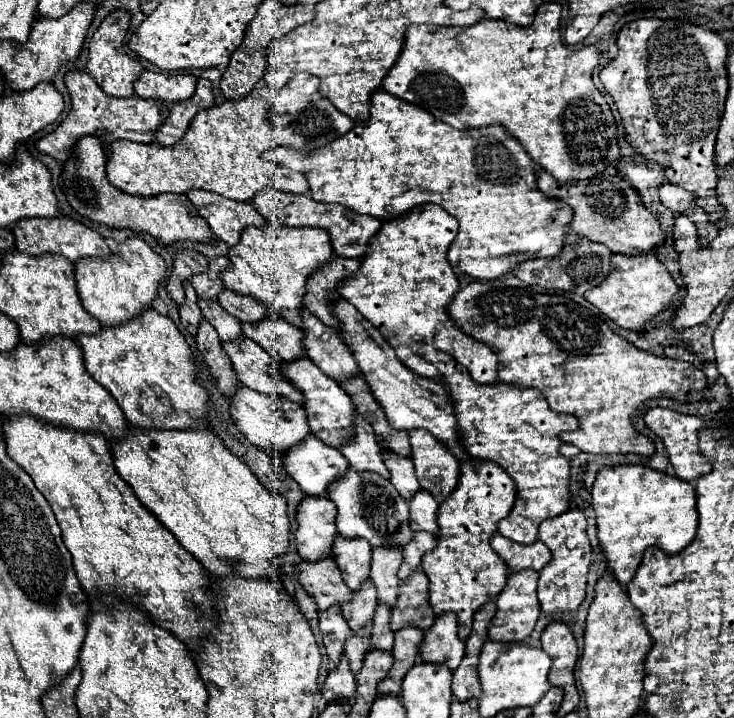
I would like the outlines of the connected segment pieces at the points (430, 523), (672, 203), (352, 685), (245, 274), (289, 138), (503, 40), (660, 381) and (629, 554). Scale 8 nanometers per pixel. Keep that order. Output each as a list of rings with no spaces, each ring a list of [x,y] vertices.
[[[418,491],[410,501],[410,527],[414,531],[428,531],[438,535],[438,503],[428,491]]]
[[[664,183],[660,185],[660,201],[672,209],[672,211],[678,211],[678,213],[688,213],[690,209],[696,207],[696,199],[690,191],[678,187],[678,185],[672,185],[672,183]]]
[[[342,655],[338,669],[328,673],[322,685],[322,695],[326,701],[334,701],[334,699],[352,699],[354,693],[356,693],[356,679],[348,667],[348,659]]]
[[[270,223],[266,229],[248,227],[238,245],[230,249],[230,271],[222,273],[226,289],[264,303],[268,315],[284,317],[290,325],[302,329],[302,299],[308,279],[318,273],[334,255],[330,235],[320,227],[288,227]]]
[[[296,73],[282,89],[258,85],[242,101],[226,101],[200,111],[192,119],[188,133],[174,147],[118,141],[106,165],[108,181],[120,191],[138,197],[206,189],[234,201],[252,201],[258,191],[270,186],[286,193],[306,193],[309,185],[304,174],[264,161],[262,153],[272,147],[314,151],[354,127],[350,117],[320,95],[318,85],[320,81],[310,73]]]
[[[548,1],[538,7],[530,27],[510,25],[502,19],[484,19],[470,27],[410,25],[402,55],[382,81],[382,89],[418,105],[454,129],[476,129],[500,123],[506,133],[518,139],[528,155],[560,183],[592,179],[620,161],[616,121],[604,95],[592,83],[592,69],[598,65],[602,53],[594,45],[588,45],[584,51],[564,45],[558,29],[560,13],[562,7]]]
[[[472,281],[468,287],[460,289],[452,303],[448,305],[448,313],[458,327],[466,335],[486,343],[498,355],[498,375],[502,383],[510,383],[516,387],[534,387],[540,389],[552,407],[558,413],[570,413],[578,419],[578,429],[568,431],[566,441],[576,445],[586,453],[638,453],[652,455],[654,443],[644,439],[640,443],[638,431],[632,427],[630,415],[648,399],[676,399],[680,403],[694,401],[712,401],[710,389],[706,385],[706,375],[692,367],[686,361],[658,357],[646,353],[624,337],[616,335],[598,315],[594,315],[588,307],[582,307],[576,301],[570,301],[562,295],[552,293],[530,293],[530,289],[520,287],[502,287],[496,281]]]
[[[642,465],[600,469],[592,487],[592,507],[596,511],[600,547],[620,585],[628,585],[632,581],[642,555],[650,545],[656,543],[656,547],[666,555],[676,555],[696,535],[698,515],[694,485],[686,485],[676,477],[668,477],[666,473]]]

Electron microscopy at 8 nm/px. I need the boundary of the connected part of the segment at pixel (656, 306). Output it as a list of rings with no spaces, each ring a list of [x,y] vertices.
[[[638,255],[638,257],[612,257],[612,271],[610,275],[584,297],[600,309],[606,317],[610,317],[618,327],[642,331],[660,311],[664,311],[678,293],[678,285],[670,277],[668,269],[652,255]]]

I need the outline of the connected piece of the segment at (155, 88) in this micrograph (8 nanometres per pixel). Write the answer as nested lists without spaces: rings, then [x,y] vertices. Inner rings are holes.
[[[144,71],[134,83],[134,91],[142,99],[160,99],[164,103],[178,103],[190,99],[196,91],[196,77],[188,73],[152,73]]]

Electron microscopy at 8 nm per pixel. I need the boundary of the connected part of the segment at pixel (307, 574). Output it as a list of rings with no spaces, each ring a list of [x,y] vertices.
[[[298,559],[298,581],[316,599],[318,611],[326,611],[326,597],[330,603],[346,603],[352,599],[352,591],[342,581],[338,565],[334,559],[322,559],[322,563],[306,563]]]

